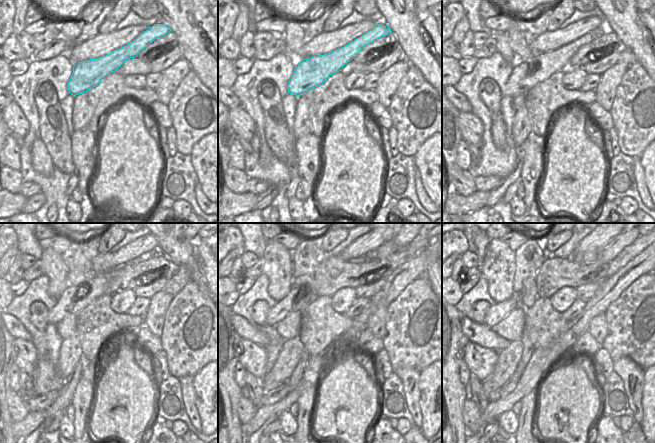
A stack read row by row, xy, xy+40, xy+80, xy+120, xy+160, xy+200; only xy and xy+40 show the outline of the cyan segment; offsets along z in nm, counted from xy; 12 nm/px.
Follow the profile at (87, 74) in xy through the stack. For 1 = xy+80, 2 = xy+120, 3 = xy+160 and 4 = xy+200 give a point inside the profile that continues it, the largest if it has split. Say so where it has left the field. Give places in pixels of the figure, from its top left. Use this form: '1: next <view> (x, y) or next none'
1: next xy+80 (527, 75)
2: next xy+120 (74, 298)
3: next xy+160 (299, 298)
4: next xy+200 (496, 313)

